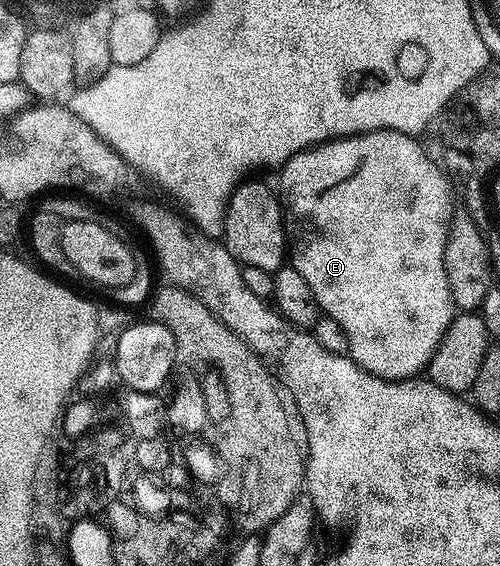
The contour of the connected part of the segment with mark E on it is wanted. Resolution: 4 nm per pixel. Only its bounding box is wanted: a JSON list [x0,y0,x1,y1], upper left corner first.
[278,126,454,380]

